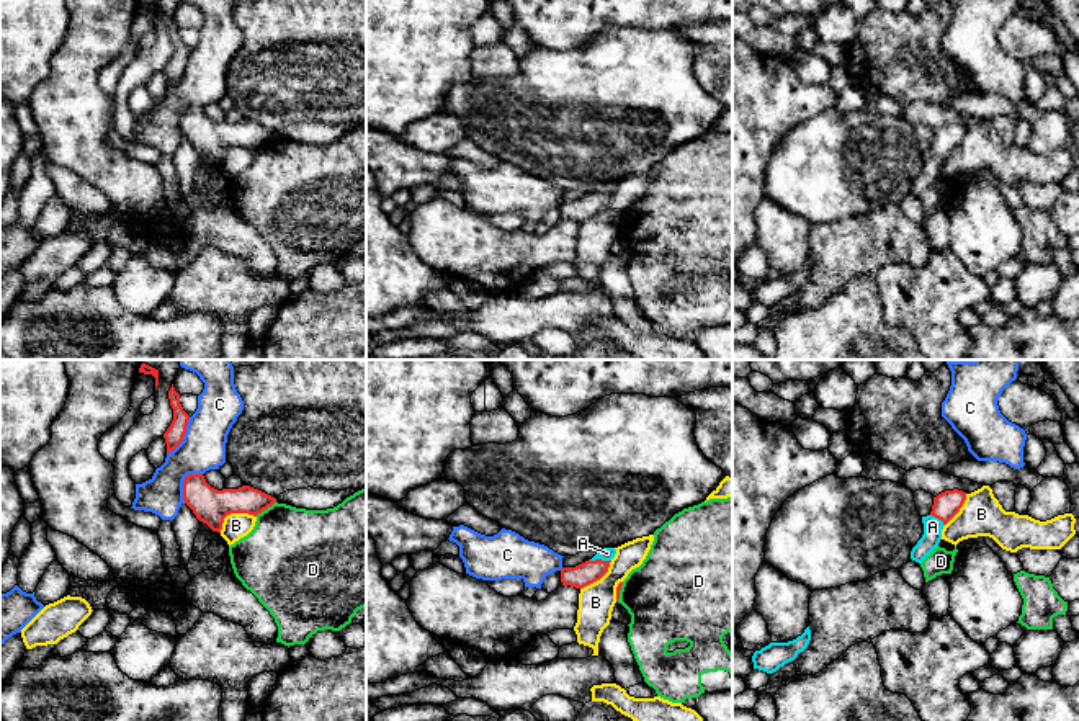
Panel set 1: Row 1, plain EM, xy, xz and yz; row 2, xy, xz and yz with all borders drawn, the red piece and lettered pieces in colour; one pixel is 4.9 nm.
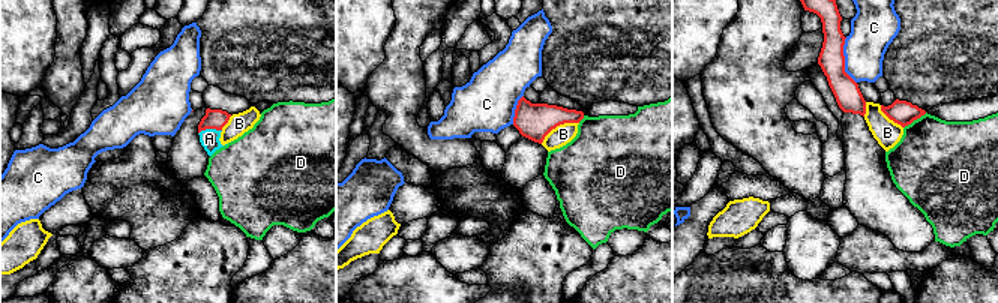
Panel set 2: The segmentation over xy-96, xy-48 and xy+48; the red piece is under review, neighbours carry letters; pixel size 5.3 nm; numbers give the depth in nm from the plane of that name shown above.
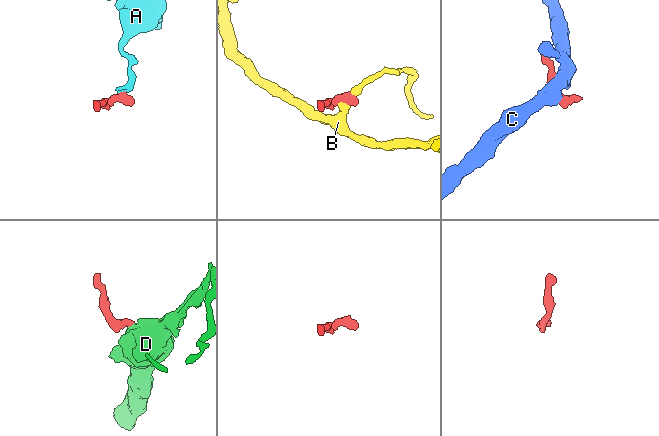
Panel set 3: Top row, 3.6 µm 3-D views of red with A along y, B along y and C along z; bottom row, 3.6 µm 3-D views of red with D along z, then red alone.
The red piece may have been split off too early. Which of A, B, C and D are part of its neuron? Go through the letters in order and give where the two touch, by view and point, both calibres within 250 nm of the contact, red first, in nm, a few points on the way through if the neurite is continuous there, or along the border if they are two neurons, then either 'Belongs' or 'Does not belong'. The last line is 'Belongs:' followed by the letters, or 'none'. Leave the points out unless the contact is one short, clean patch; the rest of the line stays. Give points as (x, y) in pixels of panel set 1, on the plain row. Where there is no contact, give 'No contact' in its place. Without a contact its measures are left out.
A: Touches red at xz (600, 193). Thickness 120 nm (red) against 60 nm. Path across: xz (587, 206), (600, 193), (607, 187). Belongs
B: Touches red at xy (232, 146). Thickness 170 nm (red) against 130 nm. Boundary: xy (255, 149), (229, 147), (219, 165). Does not belong
C: Touches red at xy (183, 116). Thickness 170 nm (red) against 220 nm. Does not belong
D: Touches red at xy (265, 143). Thickness 160 nm (red) against 440 nm. Boundary: xy (275, 134), (255, 149). Does not belong
Belongs: A

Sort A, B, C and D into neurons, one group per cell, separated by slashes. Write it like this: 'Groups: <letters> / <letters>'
Groups: A / B / C / D

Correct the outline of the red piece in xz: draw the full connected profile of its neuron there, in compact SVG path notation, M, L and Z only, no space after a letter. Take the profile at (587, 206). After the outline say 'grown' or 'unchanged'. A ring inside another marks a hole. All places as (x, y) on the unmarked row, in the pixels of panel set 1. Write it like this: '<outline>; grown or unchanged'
M603 181L592 193L575 201L562 201L561 203L562 219L584 222L600 214L608 206L610 196L615 191L615 188L616 188L615 181Z; grown

